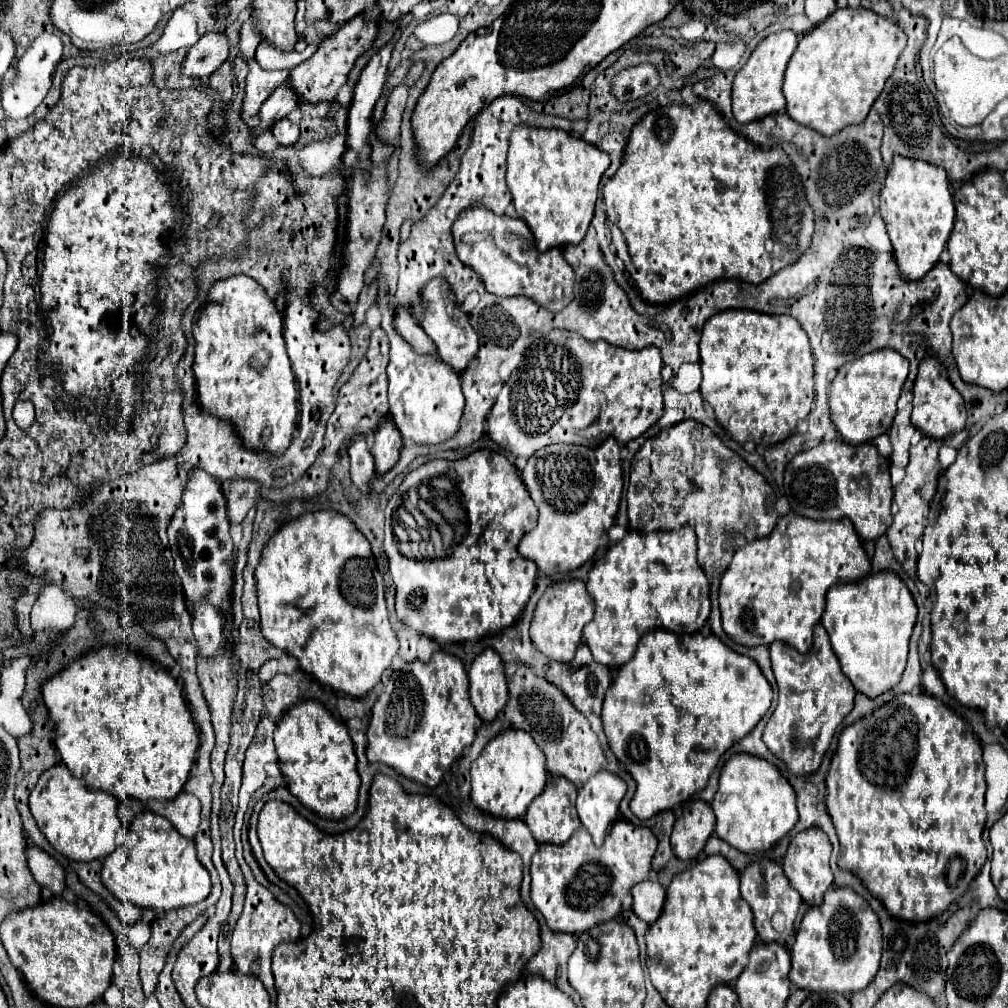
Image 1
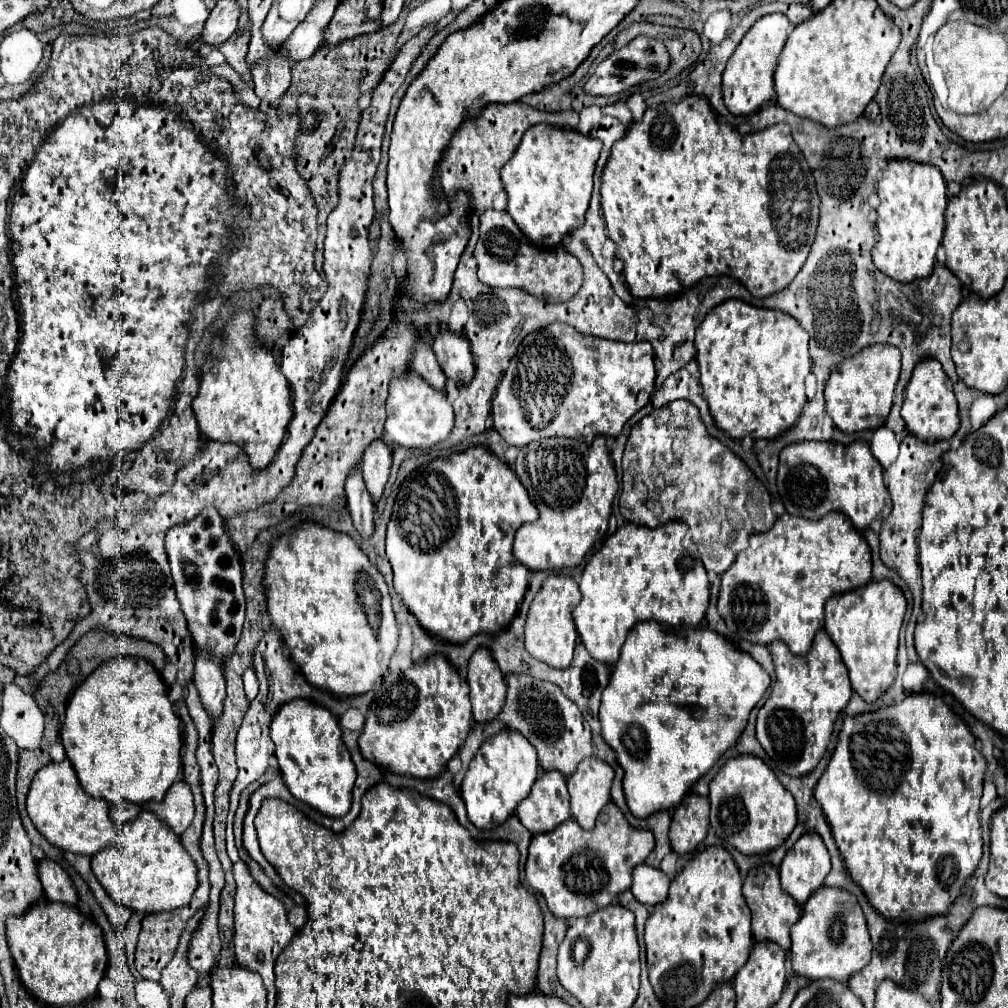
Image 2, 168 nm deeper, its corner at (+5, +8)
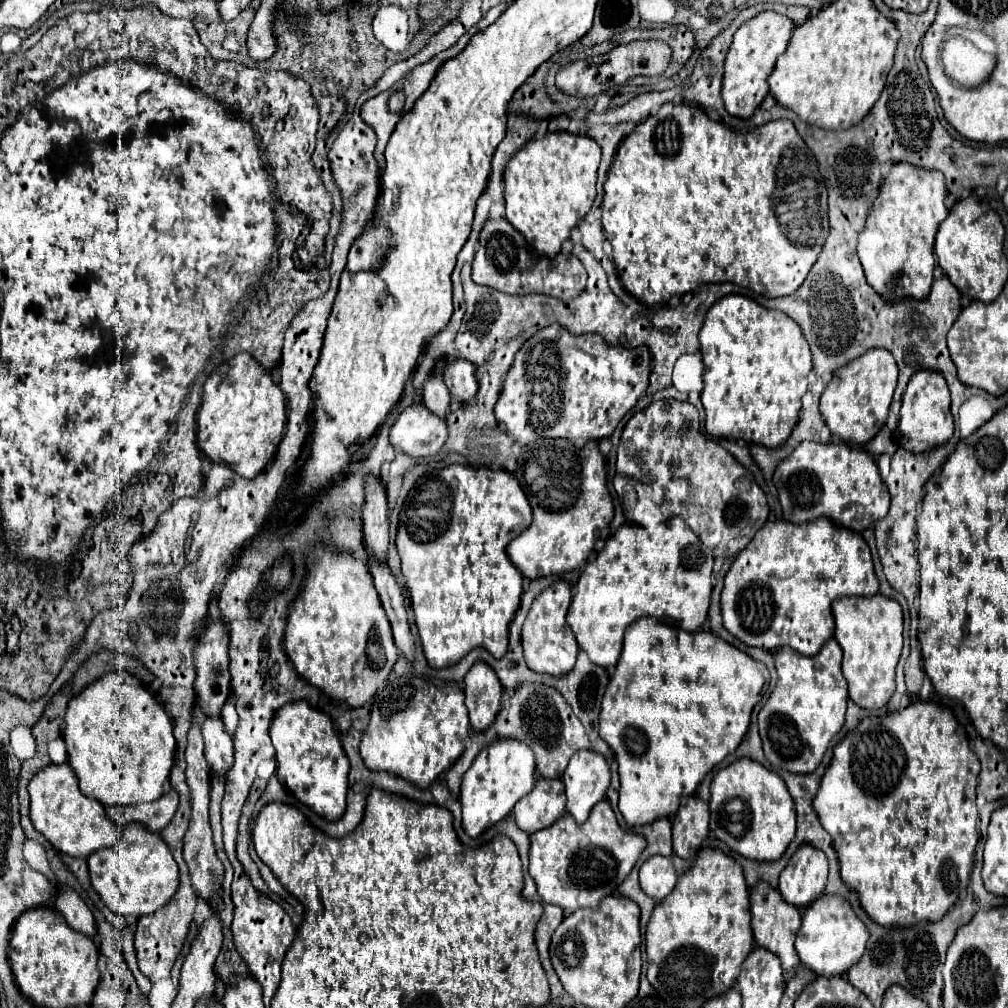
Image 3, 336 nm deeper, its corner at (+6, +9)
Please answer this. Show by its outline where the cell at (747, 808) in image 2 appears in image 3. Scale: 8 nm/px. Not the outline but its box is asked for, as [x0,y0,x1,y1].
[709,759,795,859]

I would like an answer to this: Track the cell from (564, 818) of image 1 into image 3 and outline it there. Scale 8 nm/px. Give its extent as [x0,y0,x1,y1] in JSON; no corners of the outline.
[513,779,567,835]

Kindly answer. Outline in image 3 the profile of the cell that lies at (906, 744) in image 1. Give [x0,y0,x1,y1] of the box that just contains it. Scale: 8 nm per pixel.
[813,701,979,927]

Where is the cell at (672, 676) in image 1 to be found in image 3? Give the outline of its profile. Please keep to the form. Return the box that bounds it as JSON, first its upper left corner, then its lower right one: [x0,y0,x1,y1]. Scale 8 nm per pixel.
[599,619,769,825]

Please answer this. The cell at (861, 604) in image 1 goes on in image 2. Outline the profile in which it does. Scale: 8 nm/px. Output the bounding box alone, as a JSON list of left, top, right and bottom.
[824,580,906,702]

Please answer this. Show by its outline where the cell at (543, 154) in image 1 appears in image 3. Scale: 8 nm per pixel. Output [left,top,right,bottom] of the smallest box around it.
[503,131,599,257]

